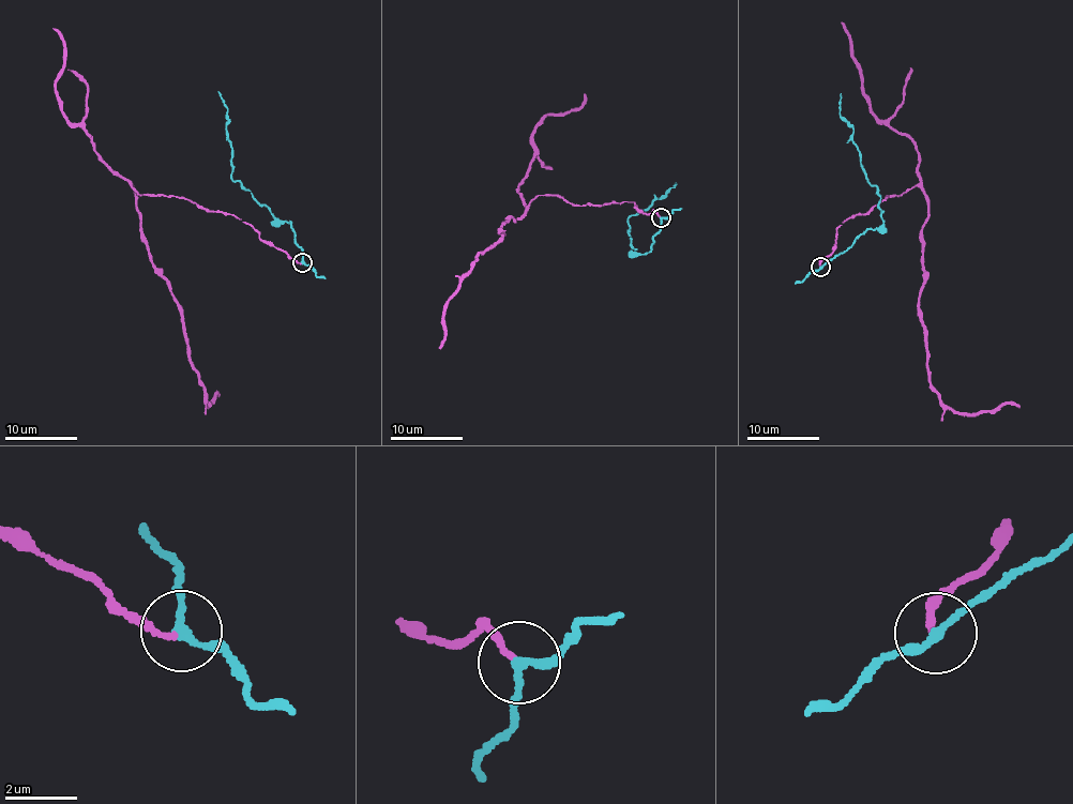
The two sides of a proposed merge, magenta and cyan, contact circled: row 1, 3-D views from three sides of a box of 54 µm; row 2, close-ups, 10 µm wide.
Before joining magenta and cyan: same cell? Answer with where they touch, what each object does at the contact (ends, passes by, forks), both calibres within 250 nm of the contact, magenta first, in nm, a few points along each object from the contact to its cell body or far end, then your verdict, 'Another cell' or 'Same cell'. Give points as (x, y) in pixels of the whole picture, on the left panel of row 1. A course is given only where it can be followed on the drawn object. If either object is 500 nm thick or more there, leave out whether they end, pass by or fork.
Place: (302, 262). At the ring magenta ends. At the ring cyan passes by. Thickness 150 nm (magenta) against 220 nm. Course of magenta: (301, 261), (241, 218), (131, 184), (140, 238), (178, 305), (189, 362), (208, 405), (220, 395). Course of cyan: (302, 261), (290, 223), (277, 221), (267, 206), (231, 178), (232, 149), (228, 136), (227, 114), (218, 91). Another cell

